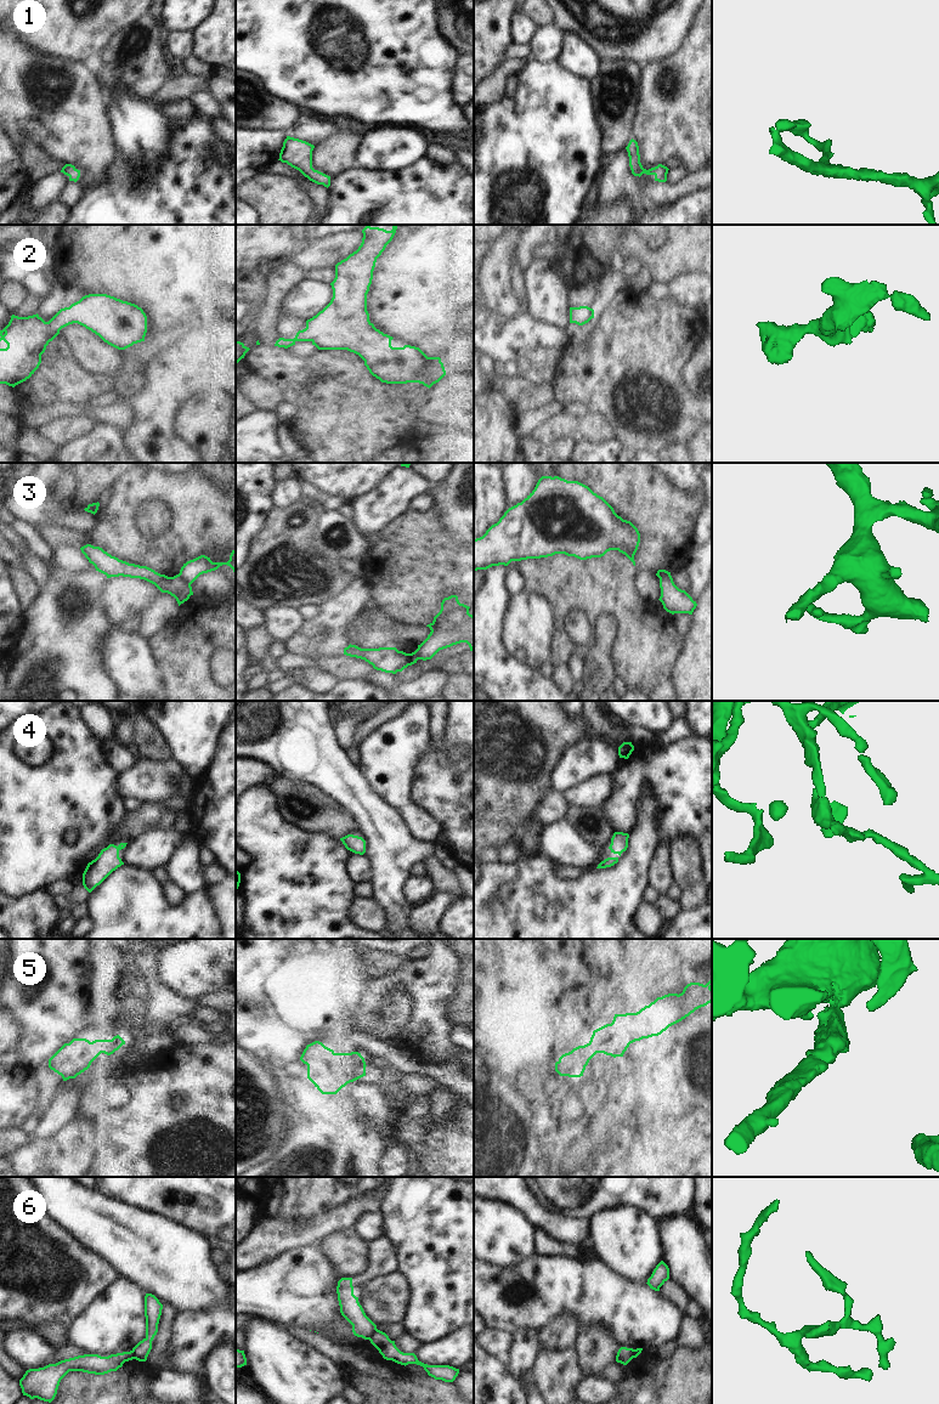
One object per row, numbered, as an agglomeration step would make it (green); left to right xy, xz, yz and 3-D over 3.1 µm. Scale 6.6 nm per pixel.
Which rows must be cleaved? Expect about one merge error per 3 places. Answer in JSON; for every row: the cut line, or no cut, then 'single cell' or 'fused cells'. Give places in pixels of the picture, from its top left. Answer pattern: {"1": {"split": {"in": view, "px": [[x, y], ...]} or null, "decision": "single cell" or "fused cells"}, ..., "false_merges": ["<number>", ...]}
{"1": {"split": null, "decision": "single cell"}, "2": {"split": null, "decision": "single cell"}, "3": {"split": {"in": "xy", "px": [[179, 573], [190, 584]]}, "decision": "fused cells"}, "4": {"split": null, "decision": "single cell"}, "5": {"split": null, "decision": "single cell"}, "6": {"split": {"in": "xz", "px": [[375, 1328], [367, 1339]]}, "decision": "fused cells"}, "false_merges": ["3", "6"]}

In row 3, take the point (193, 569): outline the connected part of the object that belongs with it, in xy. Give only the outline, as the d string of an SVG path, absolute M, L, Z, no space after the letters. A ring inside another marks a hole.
M236 549L232 550L227 562L213 562L210 557L200 555L193 560L187 561L180 570L180 577L188 584L192 584L200 574L217 570L220 566L230 566L236 577Z

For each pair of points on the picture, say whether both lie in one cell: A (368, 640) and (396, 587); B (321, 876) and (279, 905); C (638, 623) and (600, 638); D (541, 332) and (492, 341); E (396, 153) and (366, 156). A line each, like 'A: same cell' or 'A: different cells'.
A: different cells
B: same cell
C: different cells
D: same cell
E: same cell

